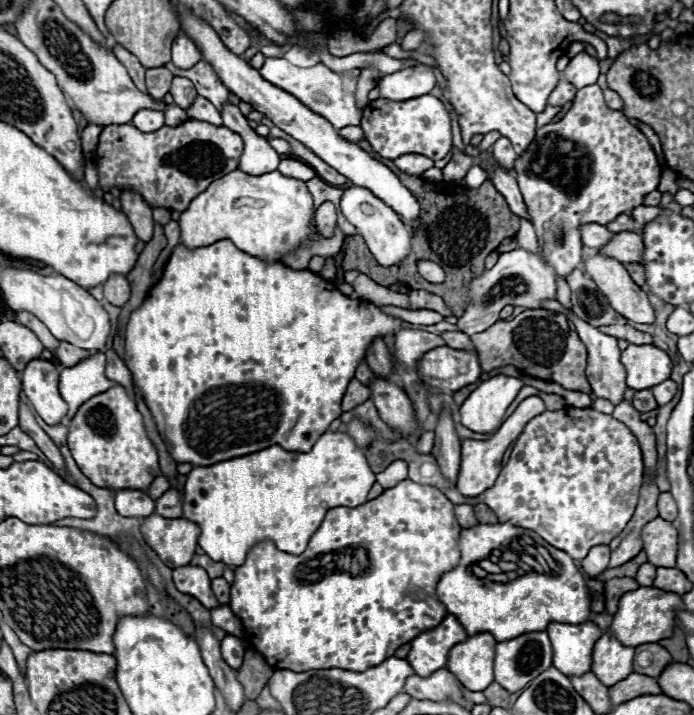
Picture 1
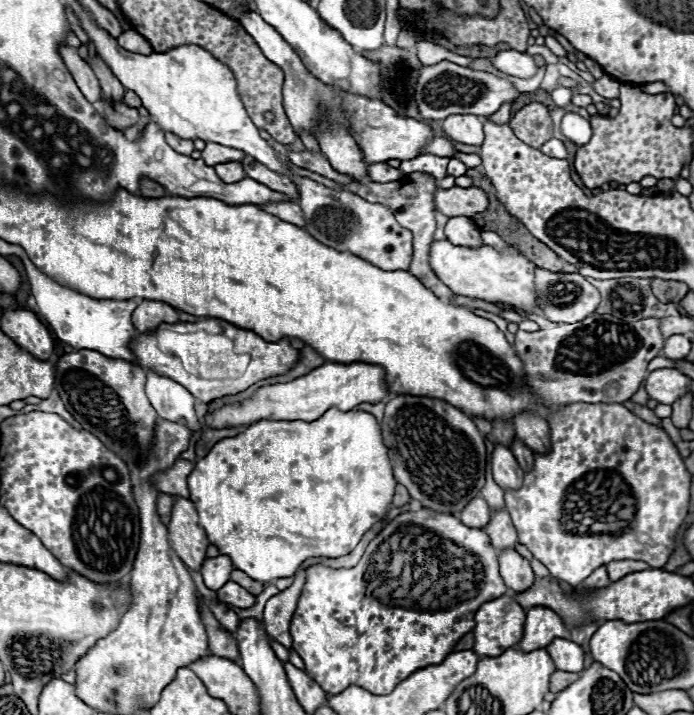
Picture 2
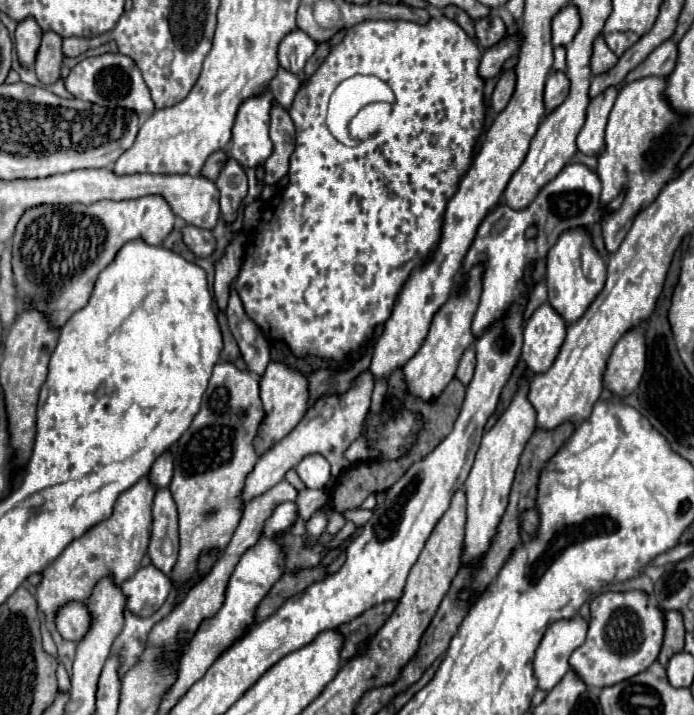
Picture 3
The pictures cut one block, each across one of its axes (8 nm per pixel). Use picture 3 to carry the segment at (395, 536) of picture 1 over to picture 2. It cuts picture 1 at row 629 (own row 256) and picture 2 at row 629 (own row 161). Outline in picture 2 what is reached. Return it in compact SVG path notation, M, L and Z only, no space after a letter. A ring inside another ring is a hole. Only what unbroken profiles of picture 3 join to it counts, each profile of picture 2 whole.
M420 508L418 512L404 512L404 514L396 516L368 544L368 548L366 548L362 560L358 562L358 566L354 566L350 570L344 570L344 568L334 570L334 568L326 568L326 566L312 566L312 568L308 568L306 584L302 588L302 594L300 594L300 600L298 600L298 608L296 608L292 624L290 624L290 632L292 632L292 638L294 638L294 646L292 648L300 654L300 658L306 664L308 674L324 688L324 692L332 692L332 694L344 692L344 688L348 688L352 684L360 684L360 688L368 688L368 692L392 692L392 688L396 688L396 684L400 680L404 680L404 676L410 676L412 672L416 672L420 668L426 668L428 664L440 664L440 660L444 660L444 656L448 656L452 652L456 642L474 628L474 614L476 614L476 610L484 602L490 602L490 600L502 596L506 590L508 588L502 582L500 572L498 572L498 552L492 548L492 544L488 540L488 534L484 530L468 528L456 516L452 516L452 514L438 514L438 512L432 512L428 508Z

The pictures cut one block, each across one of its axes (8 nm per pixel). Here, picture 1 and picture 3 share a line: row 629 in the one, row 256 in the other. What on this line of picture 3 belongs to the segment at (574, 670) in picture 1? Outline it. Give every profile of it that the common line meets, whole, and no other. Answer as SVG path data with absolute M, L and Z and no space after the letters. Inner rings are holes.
M566 230L546 256L546 286L550 306L564 318L566 324L574 324L592 300L600 294L606 280L606 262L598 256L592 238L586 230Z

